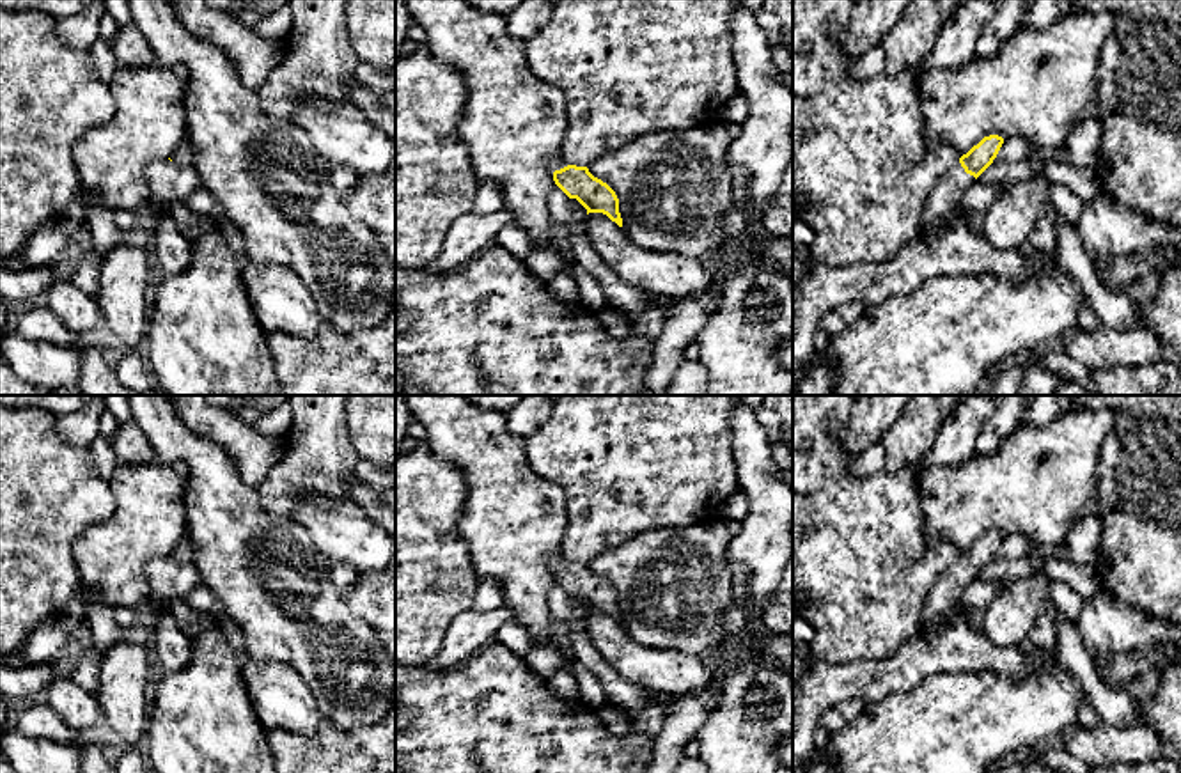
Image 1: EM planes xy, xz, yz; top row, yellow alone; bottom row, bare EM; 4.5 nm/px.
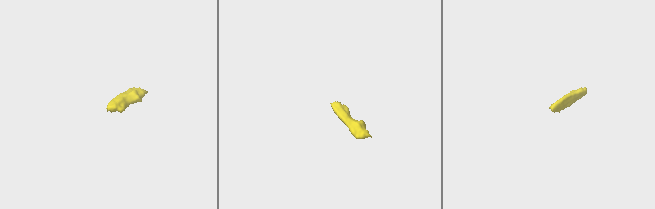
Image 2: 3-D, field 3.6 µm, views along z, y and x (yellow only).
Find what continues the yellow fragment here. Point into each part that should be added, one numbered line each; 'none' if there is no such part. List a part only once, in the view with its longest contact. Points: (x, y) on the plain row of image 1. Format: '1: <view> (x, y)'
1: yz (951, 585)

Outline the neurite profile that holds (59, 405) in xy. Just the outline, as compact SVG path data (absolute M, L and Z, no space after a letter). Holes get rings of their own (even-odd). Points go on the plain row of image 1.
M0 395L4 408L44 408L55 415L76 411L96 395Z

